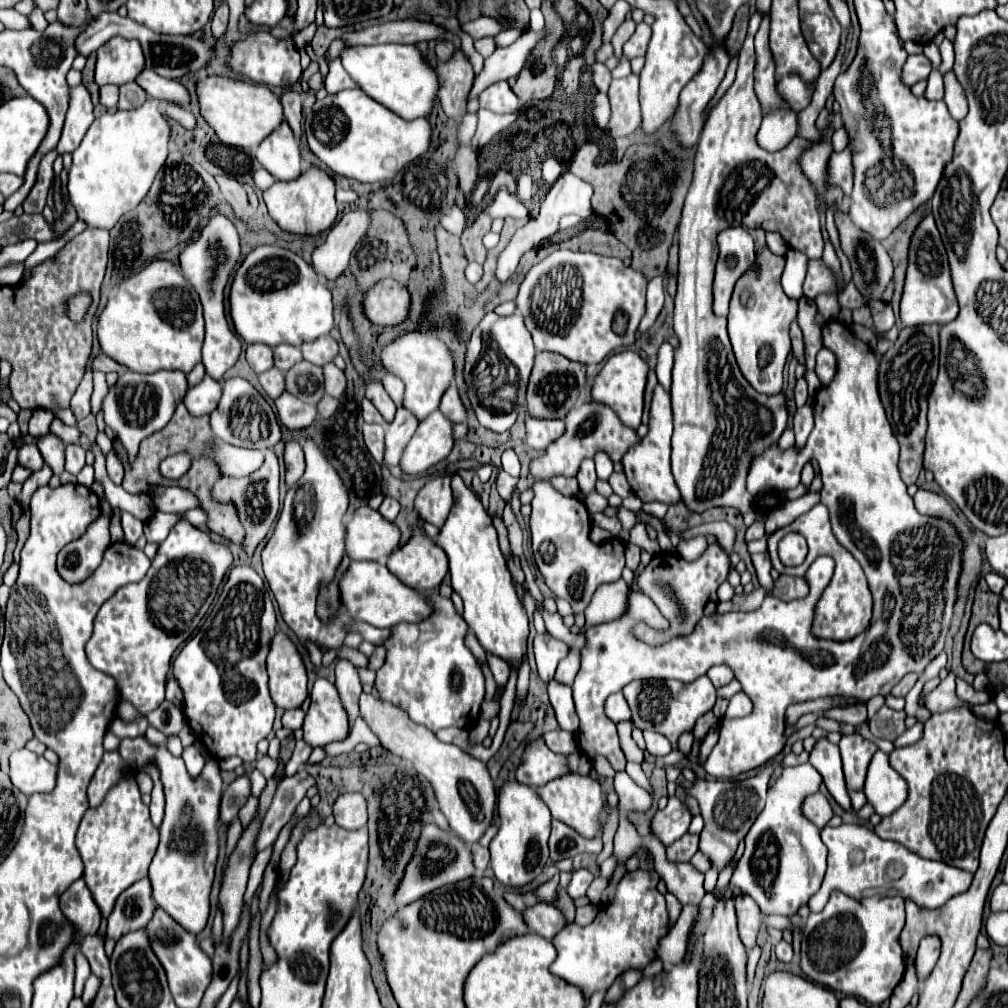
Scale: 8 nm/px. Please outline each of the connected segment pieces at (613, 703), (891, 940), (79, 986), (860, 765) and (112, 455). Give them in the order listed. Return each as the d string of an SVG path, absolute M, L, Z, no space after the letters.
M613 693L607 697L605 701L605 713L611 721L623 721L623 719L631 719L631 711L629 705L625 701L625 697L621 693Z
M835 889L825 909L817 915L809 915L805 923L801 969L809 979L833 991L879 1005L891 997L893 989L903 979L905 953L899 943L903 925L905 909L901 897L883 897L881 909L867 909Z
M77 953L75 955L75 997L77 999L83 995L83 987L85 987L85 981L89 975L91 975L91 971L89 971L87 959L81 953Z
M841 737L839 741L841 757L843 757L843 771L847 789L861 789L865 783L867 767L871 763L871 757L875 755L877 745L869 739L857 739L857 737Z
M115 447L107 453L107 473L109 473L109 479L111 479L115 485L121 485L121 483L123 483L125 467L123 467L121 457L119 457L119 453L117 453Z

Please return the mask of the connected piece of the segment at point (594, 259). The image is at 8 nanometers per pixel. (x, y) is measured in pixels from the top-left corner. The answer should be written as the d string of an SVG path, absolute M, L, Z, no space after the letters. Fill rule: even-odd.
M561 249L529 269L517 295L517 309L525 317L525 325L533 335L533 343L537 351L563 353L571 361L591 365L591 363L601 363L611 351L635 343L635 331L645 315L645 291L647 291L647 277L643 277L643 273L635 271L633 267L621 263L621 259L603 257L597 253L575 253L575 251ZM575 309L577 309L575 319L567 329L567 313L571 315L571 311ZM619 311L629 317L623 335L617 335L611 327Z

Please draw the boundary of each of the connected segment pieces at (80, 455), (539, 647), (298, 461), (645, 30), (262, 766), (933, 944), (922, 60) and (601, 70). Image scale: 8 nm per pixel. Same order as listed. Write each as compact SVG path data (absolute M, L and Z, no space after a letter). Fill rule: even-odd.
M77 443L65 447L65 469L73 475L77 475L85 465L85 449Z
M549 633L535 635L533 647L535 647L535 659L537 659L539 677L547 683L555 675L557 663L569 653L569 647L563 641L549 635Z
M289 441L285 445L285 467L287 467L287 485L291 487L293 483L299 481L299 477L303 475L305 469L305 459L303 459L303 449L299 445L299 441Z
M639 23L635 33L629 37L629 41L623 45L623 55L627 59L633 59L633 57L643 57L645 51L647 51L647 45L649 45L649 39L651 39L651 27L645 25L645 23Z
M263 755L263 759L257 759L257 769L259 769L267 779L271 777L271 773L275 773L277 765L279 765L279 759L273 759L273 757L269 757L269 755Z
M923 937L923 941L919 943L917 959L915 959L917 973L919 973L919 981L921 983L933 971L937 959L939 959L939 937Z
M921 53L921 55L911 55L907 59L907 65L903 67L903 81L905 85L915 85L917 81L923 81L923 79L929 79L933 71L933 63Z
M595 63L591 71L593 71L593 83L597 90L607 93L611 85L611 71L603 63Z

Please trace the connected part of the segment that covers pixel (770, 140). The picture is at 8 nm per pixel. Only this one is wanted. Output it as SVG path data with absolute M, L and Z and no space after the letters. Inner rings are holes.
M771 109L759 129L759 145L767 151L779 151L799 135L799 117L793 109Z

